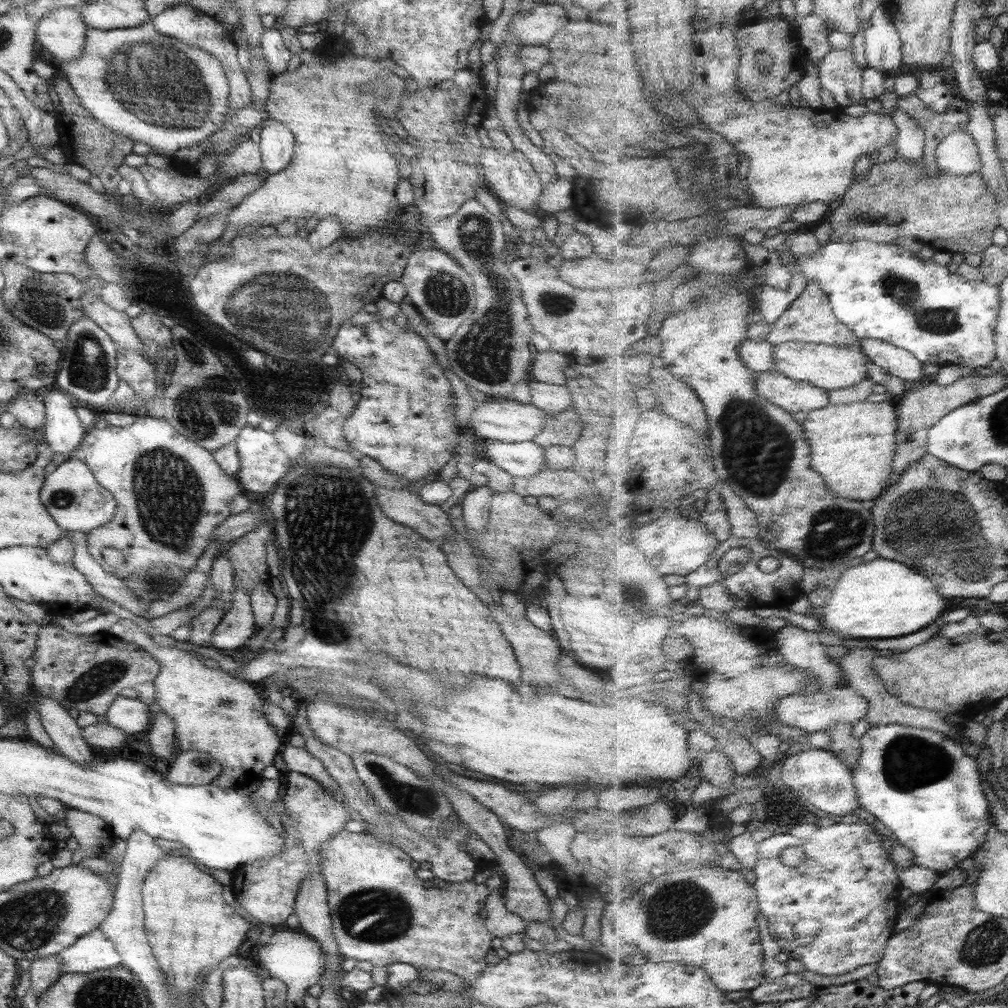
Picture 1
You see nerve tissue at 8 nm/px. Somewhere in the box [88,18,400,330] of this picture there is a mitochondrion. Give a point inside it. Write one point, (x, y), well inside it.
(158, 84)

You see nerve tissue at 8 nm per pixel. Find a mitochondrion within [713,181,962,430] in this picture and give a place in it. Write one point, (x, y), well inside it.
(863, 215)

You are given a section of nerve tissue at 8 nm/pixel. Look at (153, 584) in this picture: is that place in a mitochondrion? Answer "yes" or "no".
yes

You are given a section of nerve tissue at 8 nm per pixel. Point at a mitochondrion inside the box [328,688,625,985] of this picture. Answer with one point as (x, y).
(371, 915)

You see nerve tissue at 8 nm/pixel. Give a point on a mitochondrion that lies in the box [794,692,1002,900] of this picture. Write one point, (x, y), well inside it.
(909, 762)

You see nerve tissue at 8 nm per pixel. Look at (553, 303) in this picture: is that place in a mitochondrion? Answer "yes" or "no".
yes

